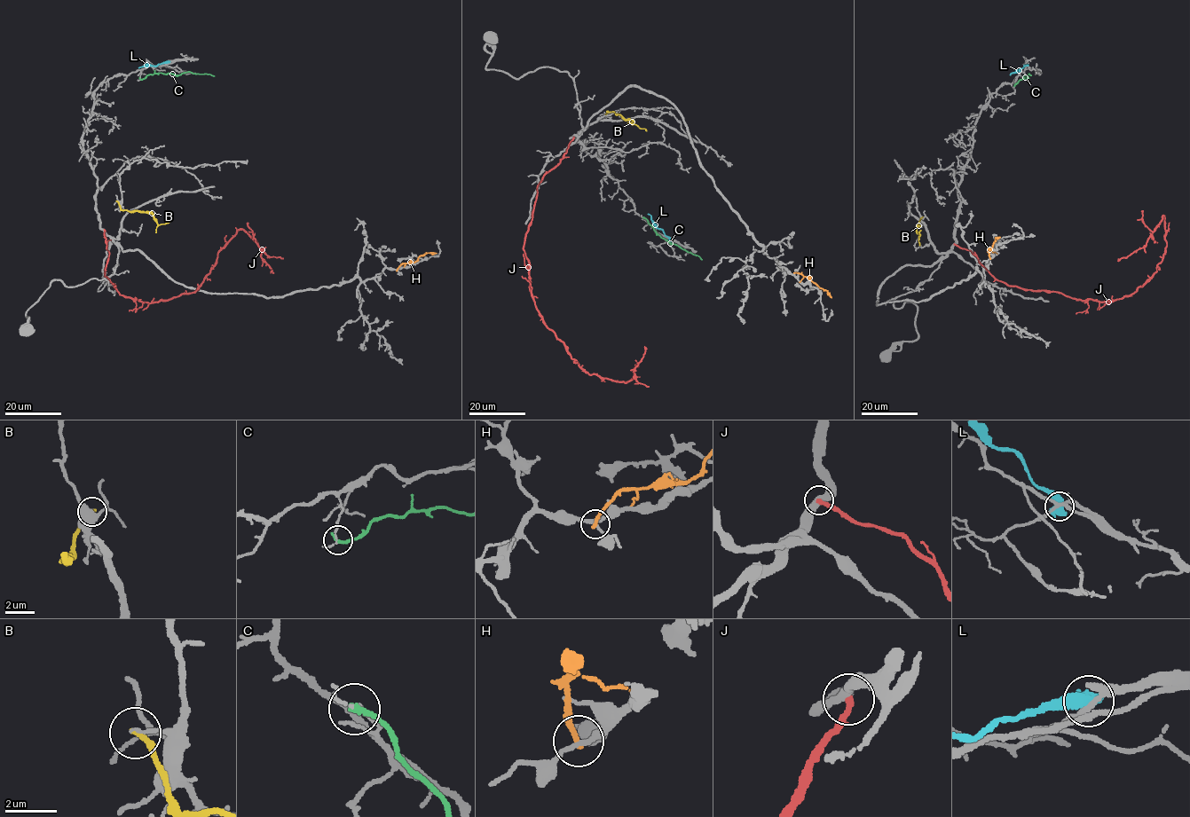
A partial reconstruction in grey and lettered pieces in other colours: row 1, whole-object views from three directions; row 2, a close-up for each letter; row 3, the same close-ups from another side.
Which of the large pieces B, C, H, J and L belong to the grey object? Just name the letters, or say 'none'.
none

